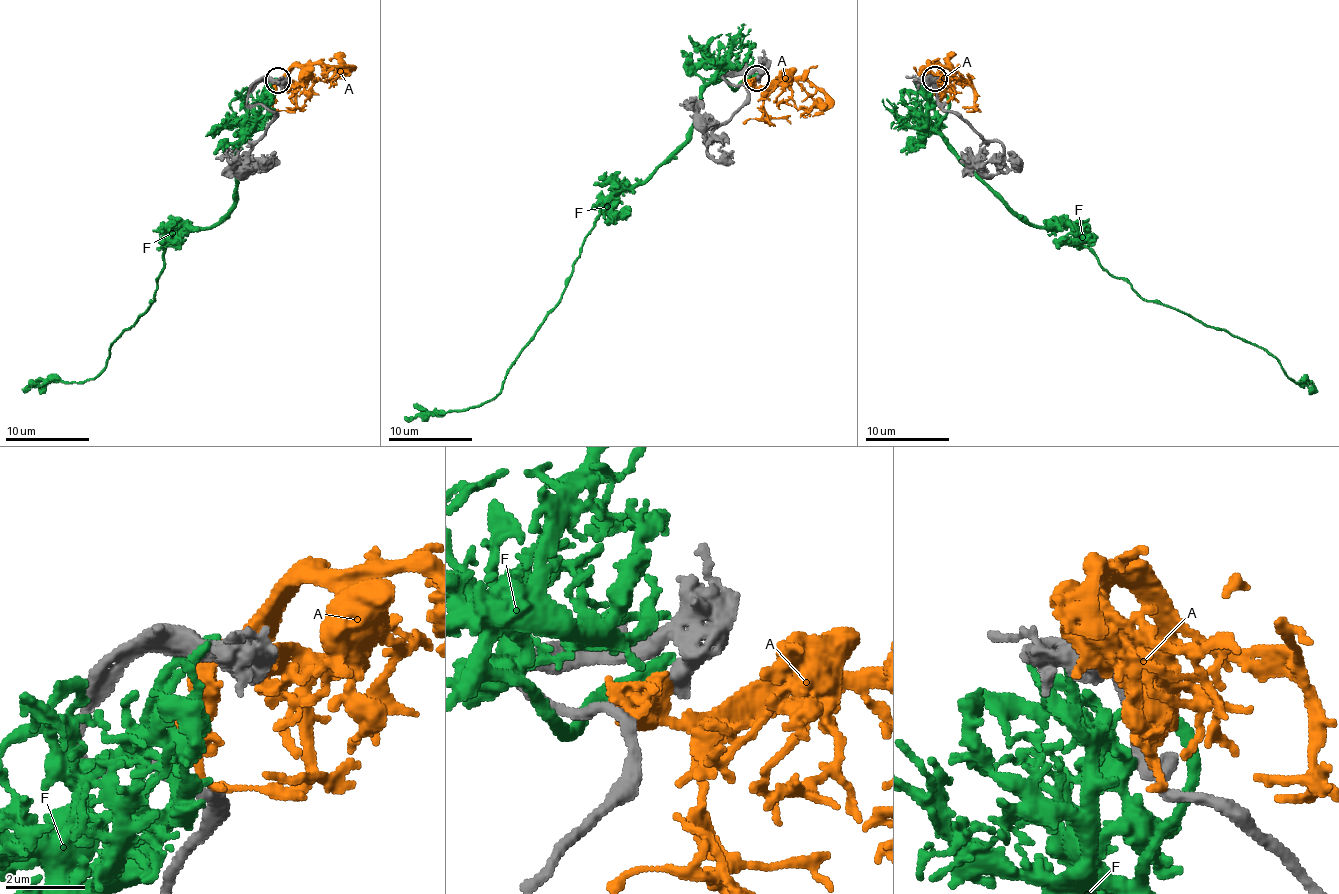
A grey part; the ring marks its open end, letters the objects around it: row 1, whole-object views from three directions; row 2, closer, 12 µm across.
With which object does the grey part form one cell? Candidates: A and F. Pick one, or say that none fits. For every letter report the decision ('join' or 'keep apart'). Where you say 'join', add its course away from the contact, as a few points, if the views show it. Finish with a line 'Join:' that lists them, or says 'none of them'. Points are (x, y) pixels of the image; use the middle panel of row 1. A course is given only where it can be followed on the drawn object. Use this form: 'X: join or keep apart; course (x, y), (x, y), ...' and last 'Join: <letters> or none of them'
A: join; course (756, 78), (756, 84), (765, 86), (777, 77), (809, 80), (825, 99), (801, 114)
F: keep apart
Join: A

